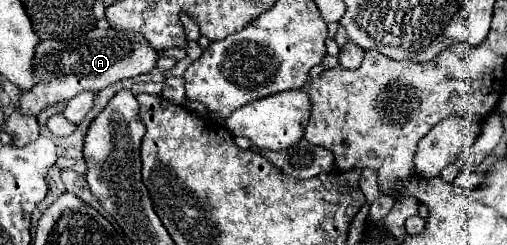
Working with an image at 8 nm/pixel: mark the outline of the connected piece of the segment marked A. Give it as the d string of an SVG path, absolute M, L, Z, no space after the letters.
M92 29L80 39L40 41L32 59L32 73L38 77L38 83L28 91L20 91L18 113L24 117L36 117L46 107L72 99L82 91L98 93L120 79L152 71L156 59L158 51L152 51L140 35L128 35L126 31Z

